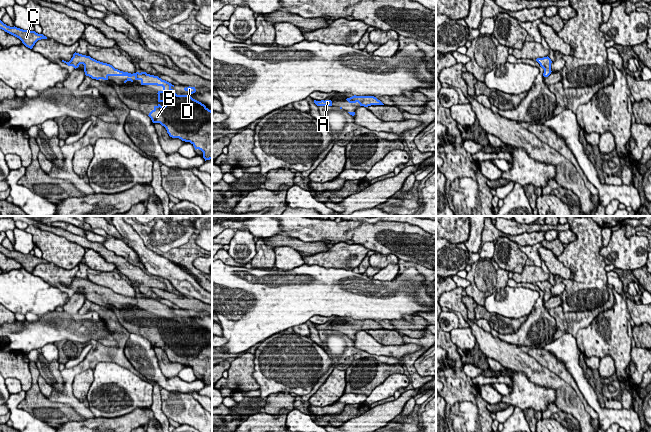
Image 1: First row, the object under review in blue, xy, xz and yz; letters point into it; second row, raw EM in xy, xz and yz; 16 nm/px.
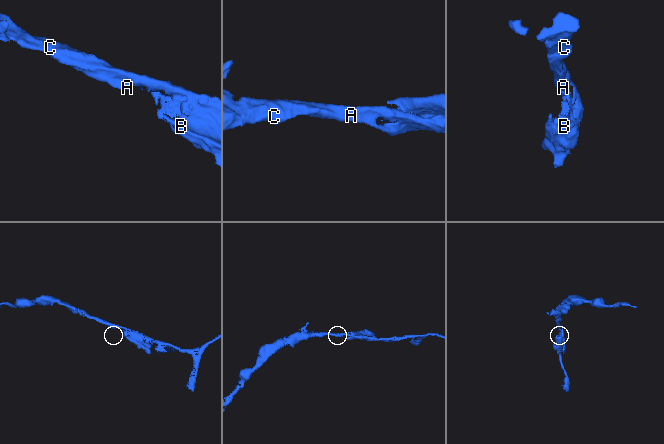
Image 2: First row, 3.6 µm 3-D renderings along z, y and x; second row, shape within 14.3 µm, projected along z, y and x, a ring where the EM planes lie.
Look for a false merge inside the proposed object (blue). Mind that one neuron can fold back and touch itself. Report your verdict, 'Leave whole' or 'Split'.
Leave whole

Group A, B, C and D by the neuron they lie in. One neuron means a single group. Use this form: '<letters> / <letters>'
A B C D

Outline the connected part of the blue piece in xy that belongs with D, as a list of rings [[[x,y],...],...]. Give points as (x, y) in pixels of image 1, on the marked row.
[[[76,52],[69,62],[64,60],[62,62],[75,69],[83,64],[85,75],[96,80],[108,80],[109,76],[127,76],[128,78],[124,81],[126,83],[133,82],[131,77],[134,76],[135,80],[141,81],[141,85],[162,86],[163,90],[157,93],[158,102],[164,102],[165,106],[160,104],[154,106],[148,115],[152,122],[164,126],[170,137],[190,142],[195,150],[201,150],[205,161],[212,159],[212,111],[190,96],[196,92],[195,87],[184,88],[189,92],[188,95],[177,95],[171,88],[174,85],[158,76],[146,72],[133,74],[123,72],[110,64]]]

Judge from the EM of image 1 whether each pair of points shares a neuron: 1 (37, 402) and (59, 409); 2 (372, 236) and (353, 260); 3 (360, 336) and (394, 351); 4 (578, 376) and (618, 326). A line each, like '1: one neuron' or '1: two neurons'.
1: one neuron
2: two neurons
3: one neuron
4: two neurons

